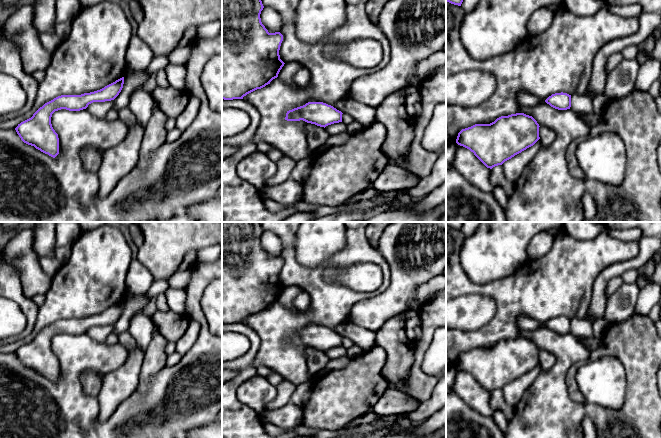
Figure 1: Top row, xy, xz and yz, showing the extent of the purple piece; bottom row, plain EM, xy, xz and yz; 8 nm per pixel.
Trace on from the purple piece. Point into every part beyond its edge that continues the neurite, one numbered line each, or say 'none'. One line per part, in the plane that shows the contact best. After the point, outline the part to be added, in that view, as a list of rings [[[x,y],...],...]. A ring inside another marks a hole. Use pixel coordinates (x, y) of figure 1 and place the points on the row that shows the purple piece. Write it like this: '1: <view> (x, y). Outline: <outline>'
none

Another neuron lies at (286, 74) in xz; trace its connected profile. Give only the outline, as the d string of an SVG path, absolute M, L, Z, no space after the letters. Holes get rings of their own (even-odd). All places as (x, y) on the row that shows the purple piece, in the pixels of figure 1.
M296 62L285 63L282 69L278 74L278 78L282 80L285 84L296 87L297 85L294 82L294 75L302 66Z

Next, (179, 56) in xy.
M192 43L181 47L176 48L171 53L168 54L168 60L170 64L175 65L185 65L190 57L190 52L192 48Z

